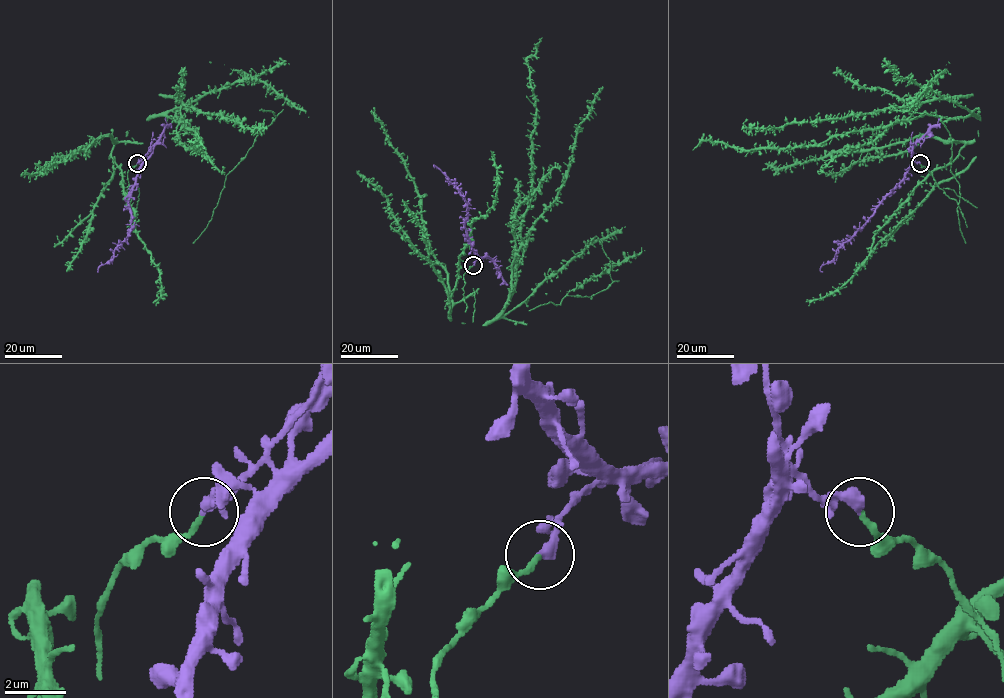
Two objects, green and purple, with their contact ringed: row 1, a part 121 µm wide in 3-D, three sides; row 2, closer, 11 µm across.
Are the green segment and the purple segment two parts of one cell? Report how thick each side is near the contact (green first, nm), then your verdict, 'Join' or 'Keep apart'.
Thickness 190 nm (green) against 400 nm. Join

